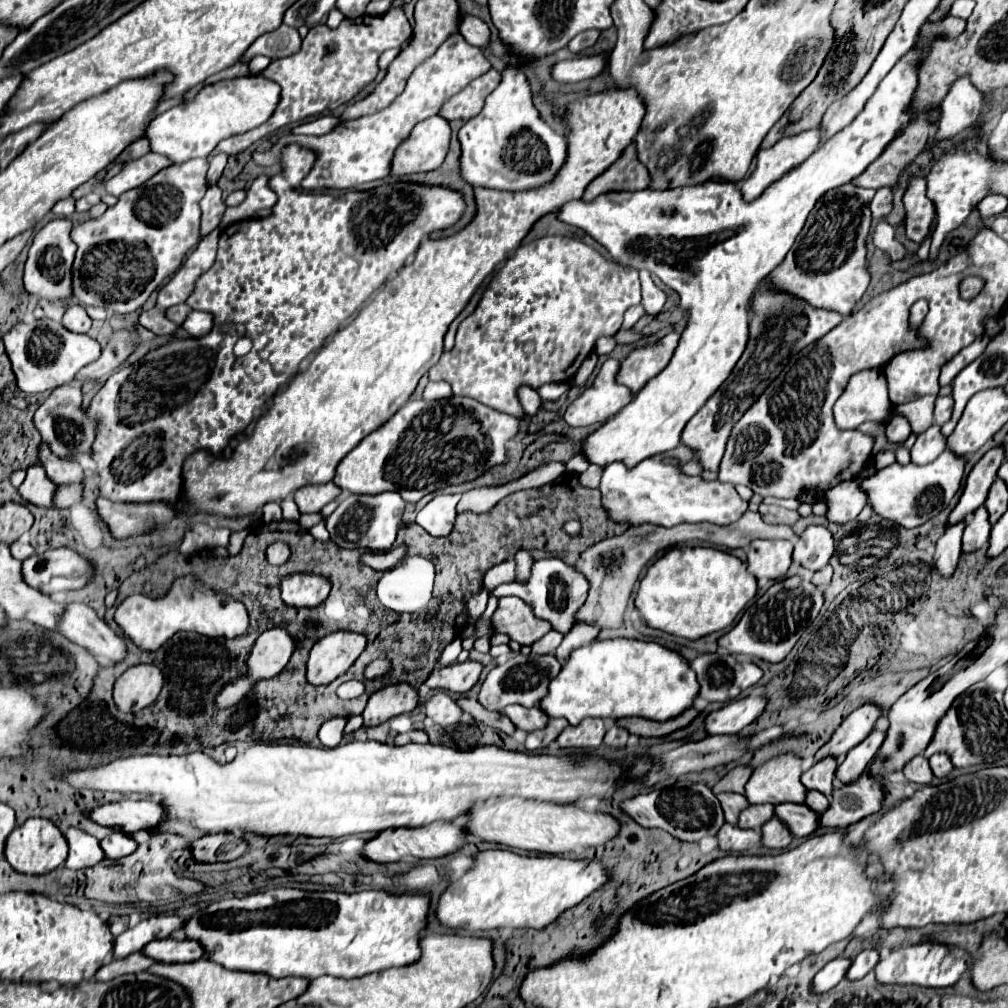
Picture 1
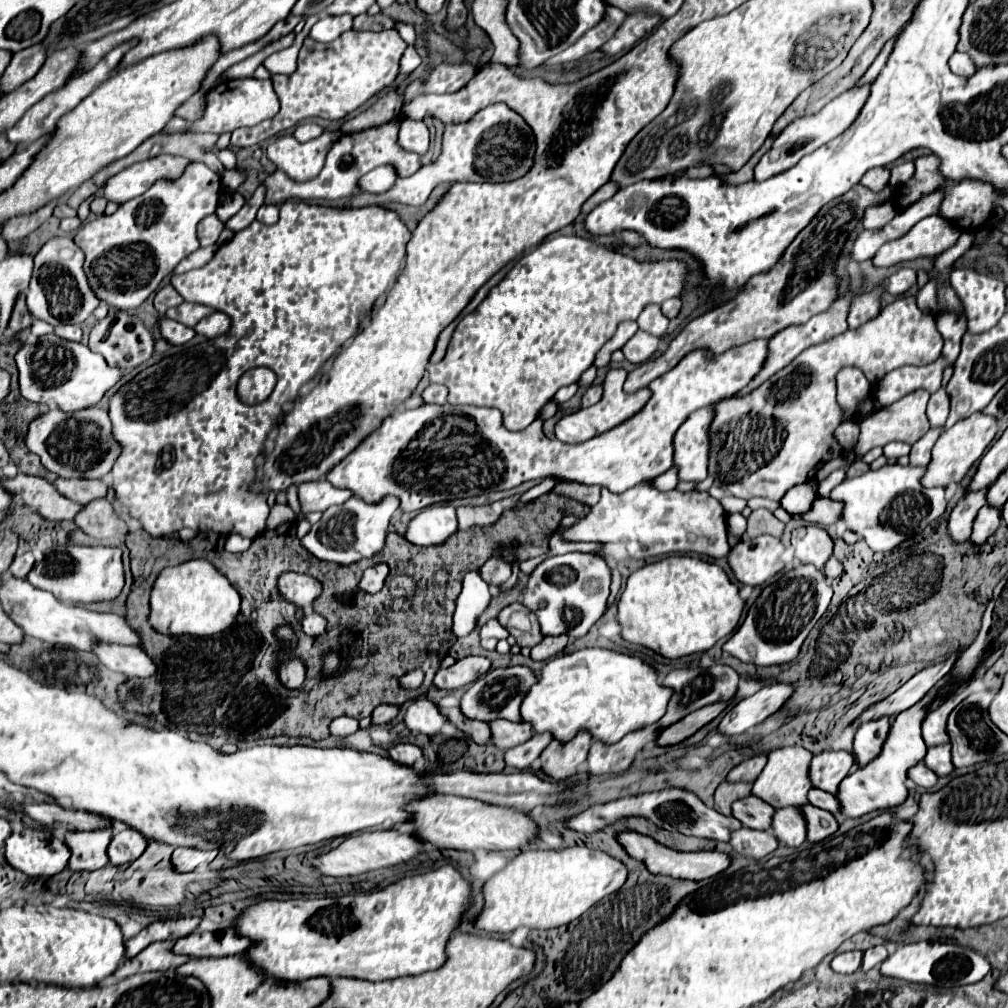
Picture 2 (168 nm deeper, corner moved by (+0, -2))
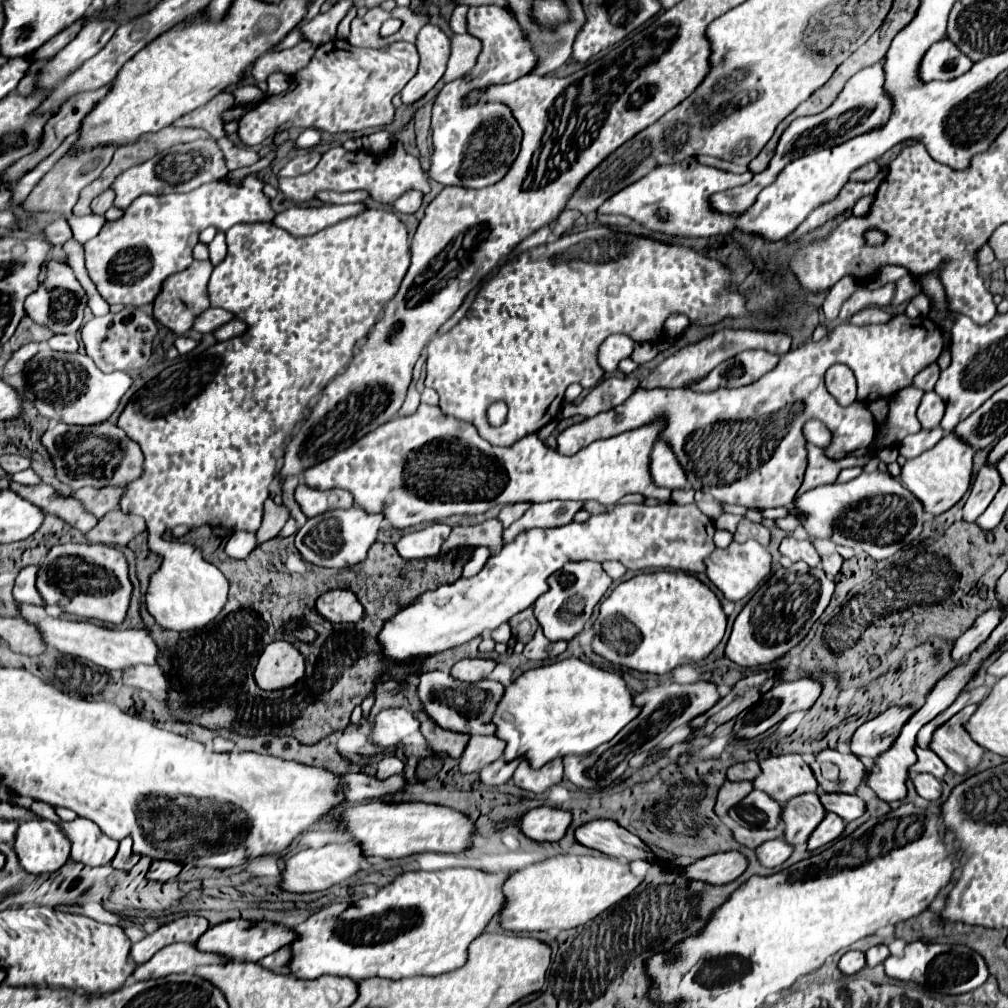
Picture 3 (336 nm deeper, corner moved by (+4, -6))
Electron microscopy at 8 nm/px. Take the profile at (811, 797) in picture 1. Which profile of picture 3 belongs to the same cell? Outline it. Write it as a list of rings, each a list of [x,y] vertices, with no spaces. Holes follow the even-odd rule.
[[[820,791],[820,803],[826,807],[826,811],[840,815],[840,819],[844,819],[846,823],[854,821],[864,813],[864,801],[856,795]]]

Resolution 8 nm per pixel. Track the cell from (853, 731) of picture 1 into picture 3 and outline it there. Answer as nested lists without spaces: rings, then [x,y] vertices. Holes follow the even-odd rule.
[[[992,607],[988,609],[986,613],[982,613],[974,625],[954,643],[954,649],[952,649],[952,661],[958,663],[962,657],[968,657],[980,643],[984,643],[990,633],[994,631],[994,627],[1000,623],[1002,619],[1002,609],[1000,607]]]

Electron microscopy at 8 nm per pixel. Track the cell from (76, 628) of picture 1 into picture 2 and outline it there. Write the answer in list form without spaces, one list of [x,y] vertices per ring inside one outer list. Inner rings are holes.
[[[100,645],[94,647],[94,655],[112,671],[124,673],[126,677],[152,677],[156,671],[154,661],[140,647],[126,645]]]

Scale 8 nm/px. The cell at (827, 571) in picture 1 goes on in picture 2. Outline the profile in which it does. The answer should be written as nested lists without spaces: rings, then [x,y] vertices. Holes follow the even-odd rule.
[[[832,555],[828,561],[826,561],[826,567],[824,567],[824,573],[826,573],[826,579],[828,581],[832,581],[832,579],[836,579],[838,575],[842,575],[842,571],[844,571],[844,567],[842,567],[842,563]]]

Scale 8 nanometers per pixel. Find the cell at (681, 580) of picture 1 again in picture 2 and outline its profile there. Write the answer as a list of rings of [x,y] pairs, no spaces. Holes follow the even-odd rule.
[[[672,555],[634,571],[616,605],[622,639],[648,647],[666,659],[708,651],[734,631],[744,609],[738,585],[718,565],[706,563],[698,555]]]

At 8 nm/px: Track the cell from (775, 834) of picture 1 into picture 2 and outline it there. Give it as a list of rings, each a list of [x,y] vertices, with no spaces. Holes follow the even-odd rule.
[[[782,807],[774,813],[774,835],[788,847],[800,847],[806,841],[806,821],[800,807]]]

